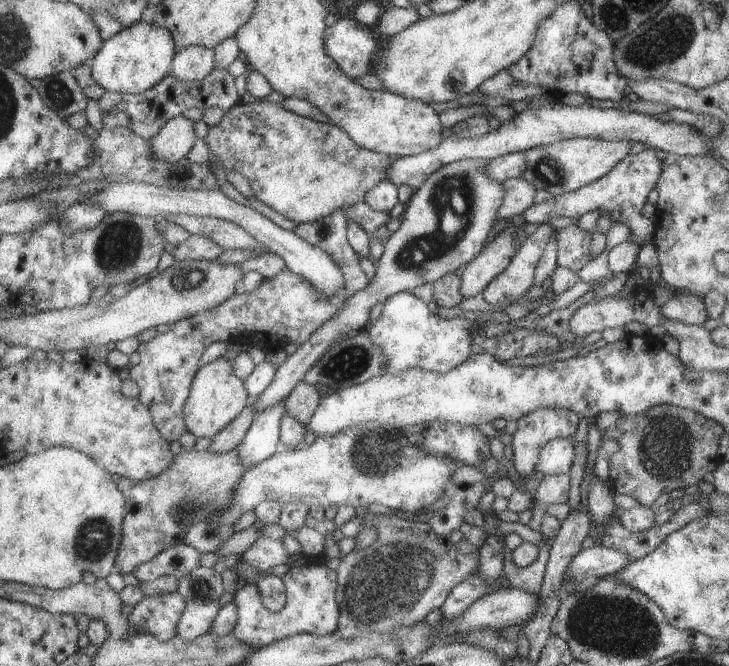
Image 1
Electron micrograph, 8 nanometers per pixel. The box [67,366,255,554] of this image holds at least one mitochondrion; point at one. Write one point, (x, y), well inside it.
(177, 512)

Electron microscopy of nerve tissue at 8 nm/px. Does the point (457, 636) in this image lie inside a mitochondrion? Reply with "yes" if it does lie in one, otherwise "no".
no

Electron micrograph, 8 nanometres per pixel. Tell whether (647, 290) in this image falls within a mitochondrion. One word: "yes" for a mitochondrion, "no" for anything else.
no

